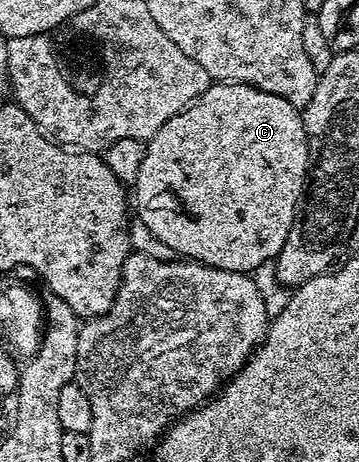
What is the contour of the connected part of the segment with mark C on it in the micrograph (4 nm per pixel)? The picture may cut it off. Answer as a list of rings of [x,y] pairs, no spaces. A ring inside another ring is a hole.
[[[214,82],[207,90],[199,96],[199,98],[191,104],[187,109],[183,109],[175,117],[171,117],[171,121],[167,121],[167,125],[163,125],[163,129],[159,129],[159,133],[155,133],[145,143],[145,156],[143,157],[143,166],[139,169],[139,177],[135,184],[137,190],[137,203],[135,199],[135,215],[136,218],[143,221],[143,225],[147,225],[147,229],[151,229],[151,233],[155,233],[155,237],[159,237],[159,241],[163,241],[163,245],[171,245],[174,256],[184,257],[186,260],[194,263],[202,263],[208,267],[215,269],[223,269],[224,271],[239,271],[242,273],[251,273],[259,265],[276,260],[277,255],[283,249],[283,245],[287,241],[287,233],[291,233],[291,225],[296,220],[299,210],[299,204],[302,202],[303,196],[307,191],[307,180],[311,175],[311,160],[309,158],[309,138],[305,132],[305,121],[302,112],[291,105],[291,101],[287,101],[283,97],[279,97],[275,93],[267,93],[263,89],[255,89],[251,85],[243,85],[242,83],[223,83]]]

